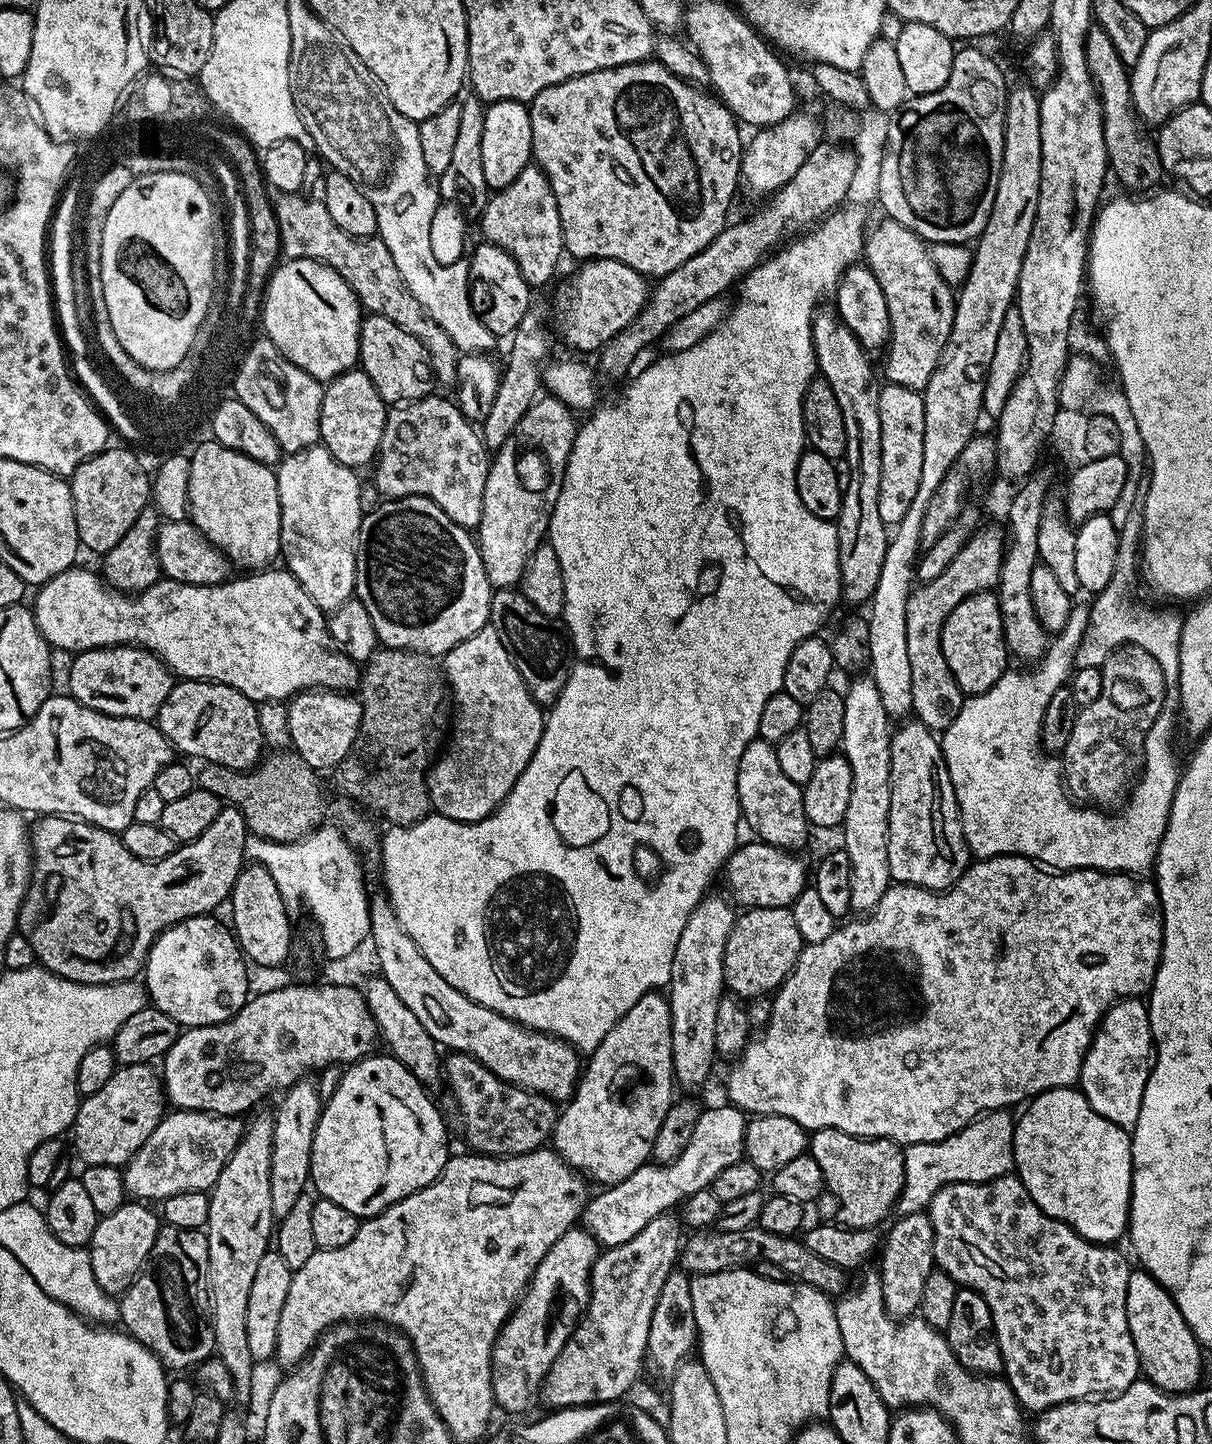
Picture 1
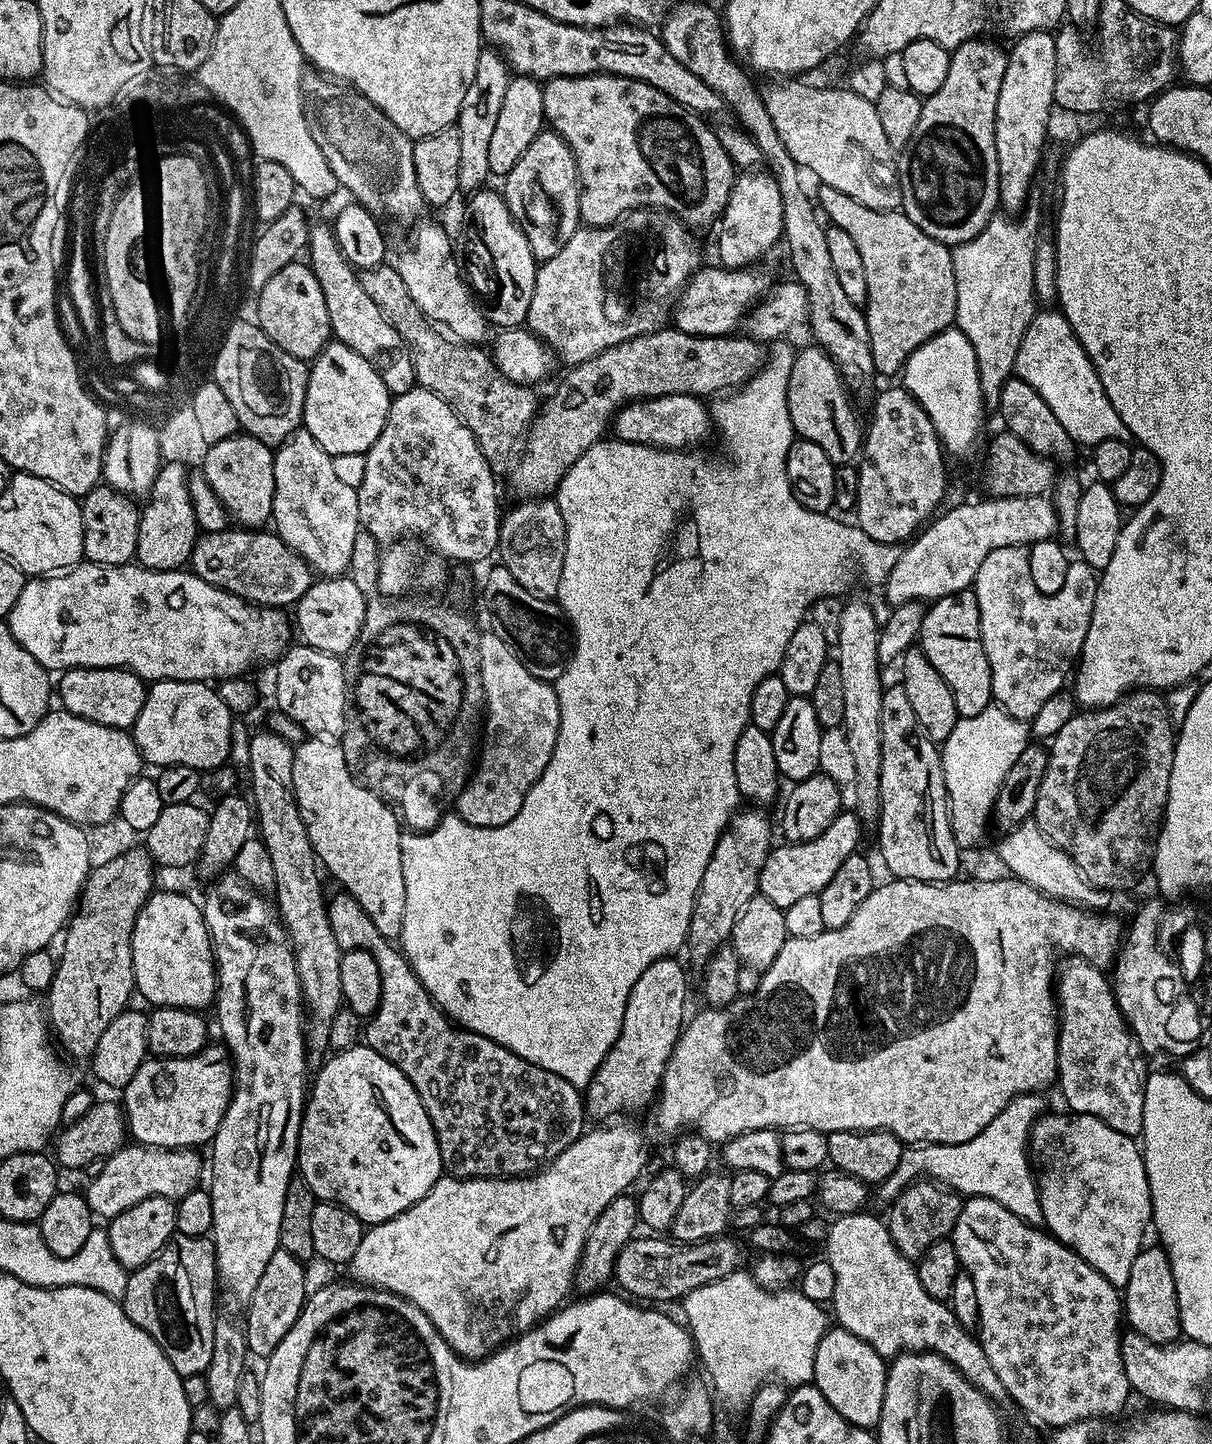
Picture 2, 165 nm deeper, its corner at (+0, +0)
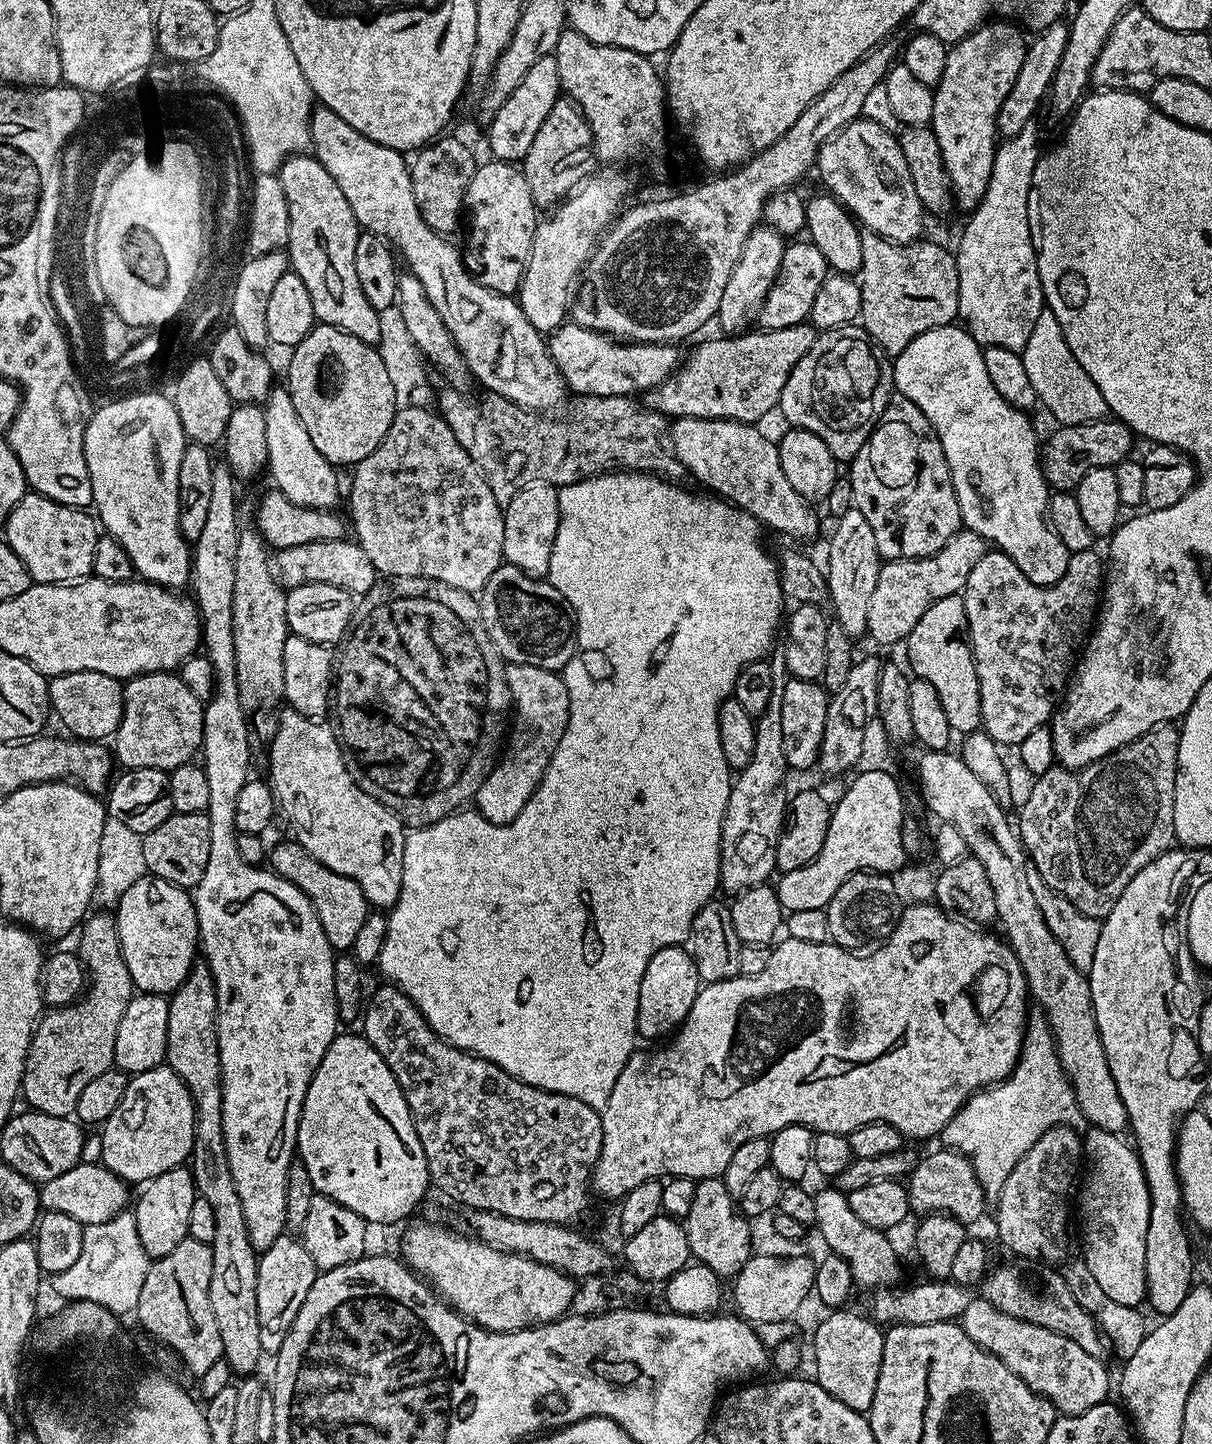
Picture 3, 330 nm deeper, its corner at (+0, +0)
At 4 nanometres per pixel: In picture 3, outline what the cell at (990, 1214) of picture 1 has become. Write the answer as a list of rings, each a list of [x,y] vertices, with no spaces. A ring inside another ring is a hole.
[[[983,1298],[969,1299],[966,1310],[958,1317],[958,1323],[977,1346],[1010,1366],[1010,1370],[1014,1370],[1014,1374],[1018,1374],[1018,1378],[1022,1378],[1022,1382],[1030,1386],[1030,1390],[1045,1396],[1056,1407],[1057,1413],[1066,1416],[1082,1414],[1090,1410],[1090,1406],[1098,1406],[1109,1399],[1108,1372],[1103,1364],[1105,1361],[1101,1357],[1086,1354],[1086,1350],[1082,1350],[1082,1346],[1075,1342],[1070,1342],[1070,1338],[1062,1338],[1062,1334],[1054,1334],[1054,1330],[1046,1330],[1029,1320],[1019,1320],[998,1310],[989,1300]]]

